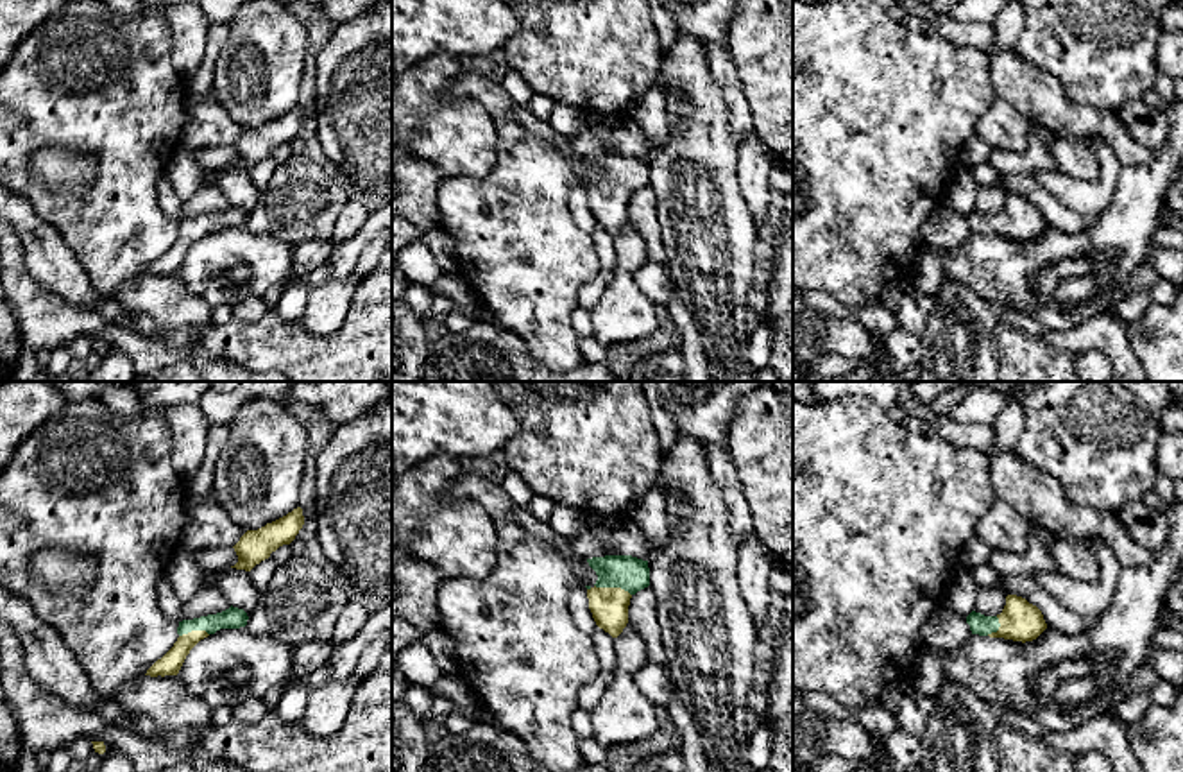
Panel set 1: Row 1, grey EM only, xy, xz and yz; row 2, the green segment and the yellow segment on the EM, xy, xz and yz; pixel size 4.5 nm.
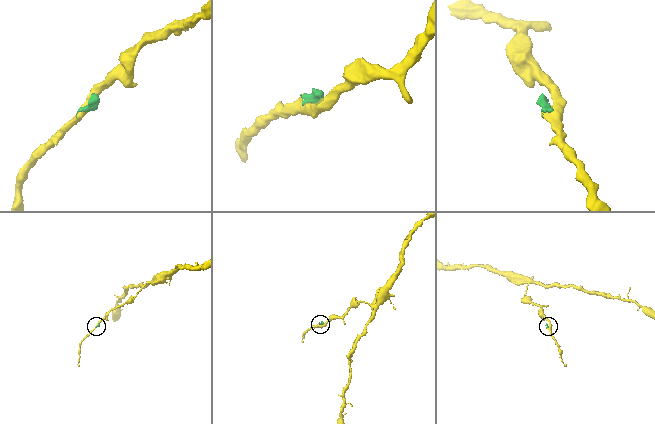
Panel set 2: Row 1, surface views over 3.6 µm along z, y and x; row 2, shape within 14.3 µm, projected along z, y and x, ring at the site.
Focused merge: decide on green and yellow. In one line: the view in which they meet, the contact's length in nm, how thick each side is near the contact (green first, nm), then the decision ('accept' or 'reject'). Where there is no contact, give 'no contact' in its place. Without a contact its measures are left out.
meets green in xz; contact 180 nm long; 160 nm thick on the green side, 170 nm on the other; accept

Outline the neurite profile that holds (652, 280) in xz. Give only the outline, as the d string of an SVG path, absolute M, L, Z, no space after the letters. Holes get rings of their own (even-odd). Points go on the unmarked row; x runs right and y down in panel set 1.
M646 260L634 274L639 290L655 305L668 305L673 297L673 281L662 265Z

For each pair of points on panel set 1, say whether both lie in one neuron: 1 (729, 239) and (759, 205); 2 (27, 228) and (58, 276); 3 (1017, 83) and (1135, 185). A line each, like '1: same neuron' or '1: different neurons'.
1: different neurons
2: same neuron
3: different neurons

